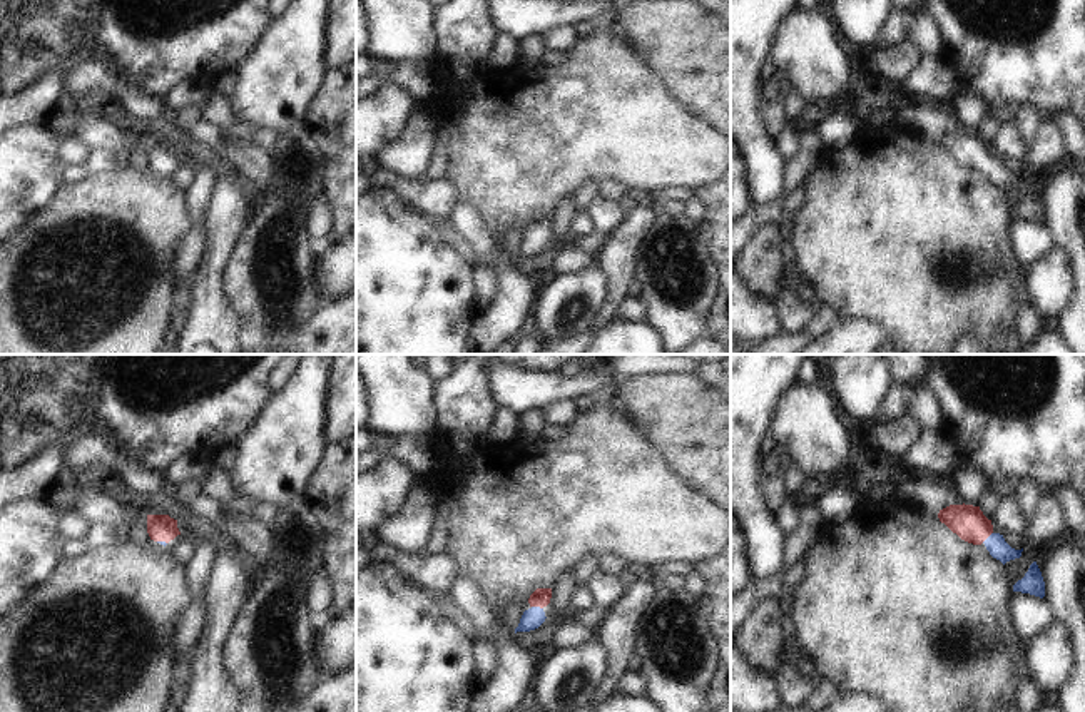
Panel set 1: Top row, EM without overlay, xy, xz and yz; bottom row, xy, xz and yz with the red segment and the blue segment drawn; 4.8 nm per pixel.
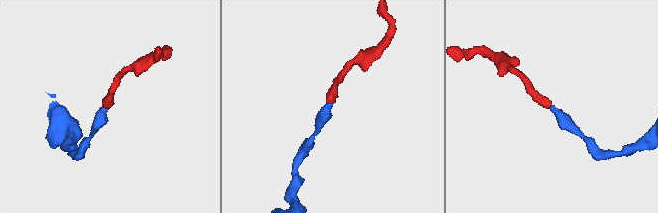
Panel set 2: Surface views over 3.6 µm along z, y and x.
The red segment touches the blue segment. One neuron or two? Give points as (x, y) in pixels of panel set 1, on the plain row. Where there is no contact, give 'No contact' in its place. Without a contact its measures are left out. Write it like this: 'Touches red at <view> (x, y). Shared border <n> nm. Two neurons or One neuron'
Touches red at xz (537, 231). Shared border 60 nm. One neuron

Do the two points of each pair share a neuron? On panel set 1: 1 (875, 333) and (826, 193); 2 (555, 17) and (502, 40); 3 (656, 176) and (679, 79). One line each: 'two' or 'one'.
1: two
2: two
3: two

